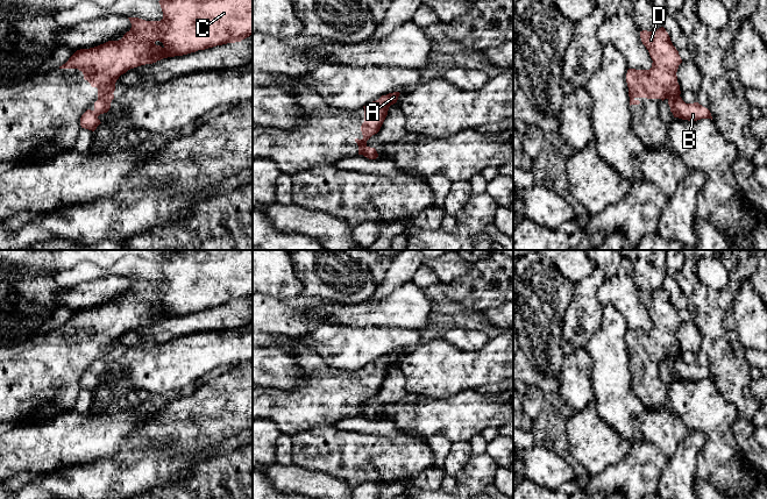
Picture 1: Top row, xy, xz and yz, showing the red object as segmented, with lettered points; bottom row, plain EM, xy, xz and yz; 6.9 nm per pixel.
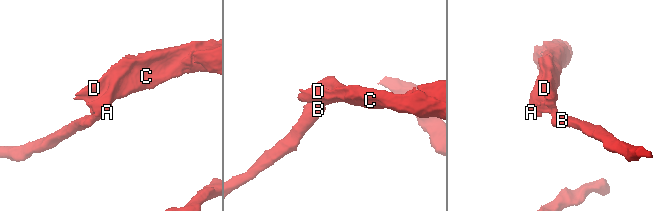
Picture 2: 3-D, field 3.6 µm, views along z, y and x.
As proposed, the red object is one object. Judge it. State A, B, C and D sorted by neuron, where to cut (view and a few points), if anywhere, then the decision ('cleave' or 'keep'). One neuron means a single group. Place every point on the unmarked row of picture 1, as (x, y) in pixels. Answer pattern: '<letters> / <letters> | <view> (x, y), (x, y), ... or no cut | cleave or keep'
A C D / B | xy (112, 353), (98, 360) | cleave

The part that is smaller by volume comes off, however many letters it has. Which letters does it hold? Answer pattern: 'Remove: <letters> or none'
Remove: A, C, D

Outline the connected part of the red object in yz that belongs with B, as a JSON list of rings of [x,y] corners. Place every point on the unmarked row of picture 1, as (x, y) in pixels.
[[[680,356],[668,358],[668,365],[674,378],[688,382],[697,382],[701,379],[712,380],[711,373],[708,369],[703,368],[698,363],[686,364]]]

